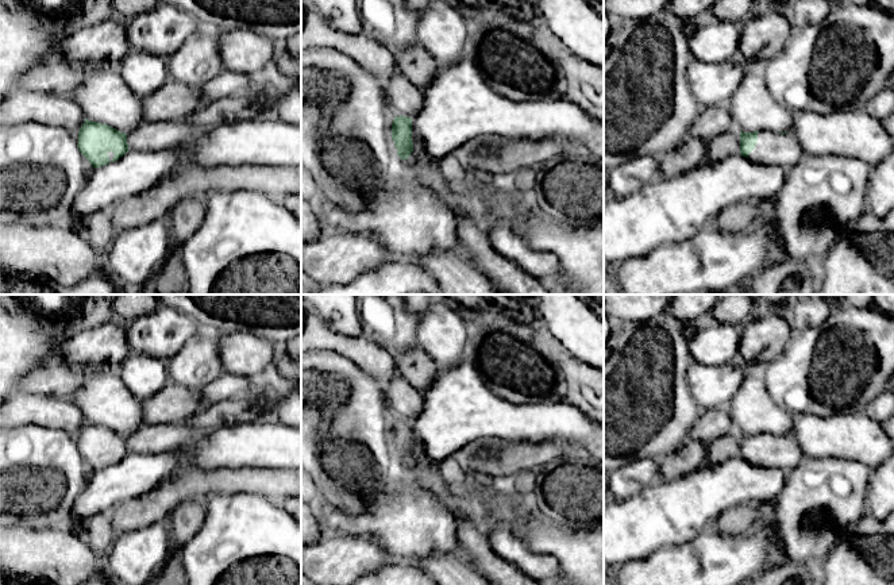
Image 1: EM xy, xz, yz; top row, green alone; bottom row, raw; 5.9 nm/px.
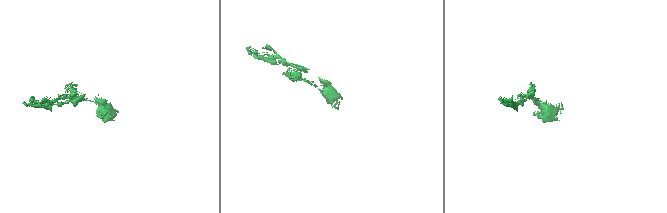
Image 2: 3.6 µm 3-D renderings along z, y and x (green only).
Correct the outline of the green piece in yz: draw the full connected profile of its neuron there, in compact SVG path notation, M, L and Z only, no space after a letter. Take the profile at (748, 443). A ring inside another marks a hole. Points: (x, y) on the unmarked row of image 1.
M740 434L740 457L754 465L790 473L802 461L802 451L789 435Z

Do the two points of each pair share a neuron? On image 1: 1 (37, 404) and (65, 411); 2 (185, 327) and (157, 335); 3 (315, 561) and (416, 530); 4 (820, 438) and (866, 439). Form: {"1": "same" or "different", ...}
{"1": "same", "2": "same", "3": "different", "4": "same"}

